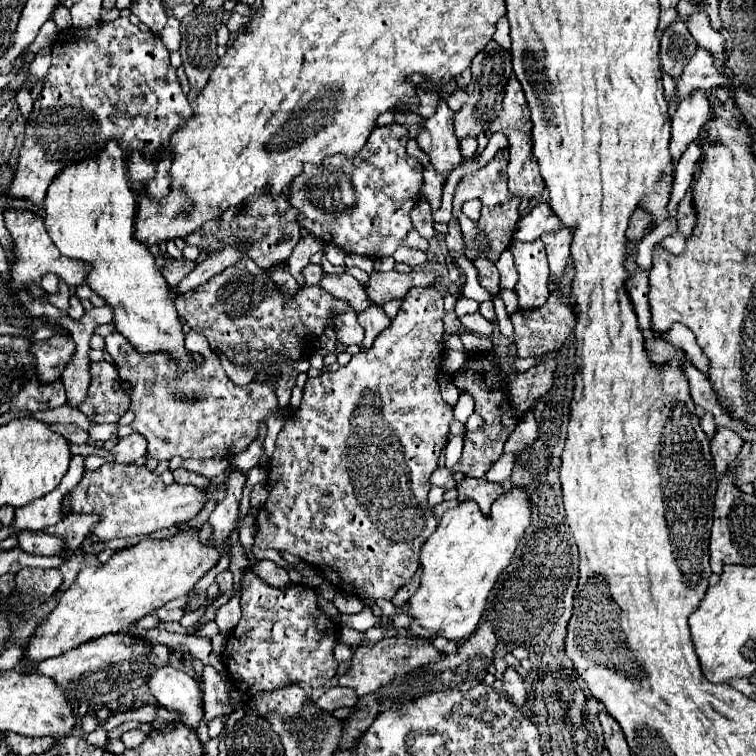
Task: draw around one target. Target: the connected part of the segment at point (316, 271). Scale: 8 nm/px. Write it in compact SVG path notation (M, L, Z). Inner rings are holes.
M309 263L307 267L303 267L301 273L303 273L307 285L317 285L319 279L323 277L323 269L321 269L321 265L313 265L313 263Z

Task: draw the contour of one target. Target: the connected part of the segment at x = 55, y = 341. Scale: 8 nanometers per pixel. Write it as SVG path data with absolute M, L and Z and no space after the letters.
M53 335L47 341L33 343L31 353L35 355L39 381L51 383L51 381L59 379L65 365L69 363L73 351L75 351L75 343L73 343L71 337Z

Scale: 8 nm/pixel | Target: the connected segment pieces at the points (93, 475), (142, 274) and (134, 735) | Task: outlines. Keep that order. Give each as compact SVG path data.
M105 463L95 471L85 471L77 487L73 487L63 503L69 505L69 513L95 513L99 521L93 525L91 533L103 541L117 537L137 537L153 531L167 529L175 523L185 523L193 519L205 505L207 493L191 485L171 483L165 485L161 475L149 471L145 465L117 465Z
M109 139L99 153L91 155L91 159L71 163L55 177L45 197L45 229L65 257L81 259L93 267L91 273L87 275L87 285L113 307L113 313L115 313L113 323L117 331L125 335L135 349L139 349L141 353L169 351L171 357L177 359L181 371L195 369L187 349L183 347L181 323L169 293L169 285L165 283L161 271L157 269L153 253L141 243L135 243L135 237L133 237L133 223L137 215L135 207L137 207L135 193L129 189L123 151L115 139Z
M139 729L127 731L127 733L123 733L123 737L121 737L121 741L125 743L127 749L129 749L129 747L137 747L137 745L141 745L145 739L147 739L147 735L143 735Z

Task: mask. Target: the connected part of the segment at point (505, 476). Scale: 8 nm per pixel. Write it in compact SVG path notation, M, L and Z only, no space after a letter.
M513 453L501 455L491 465L491 469L485 473L485 479L487 481L493 481L493 483L499 483L499 485L505 485L509 481L509 475L511 475L511 469L513 469L513 461L515 461L515 455Z

